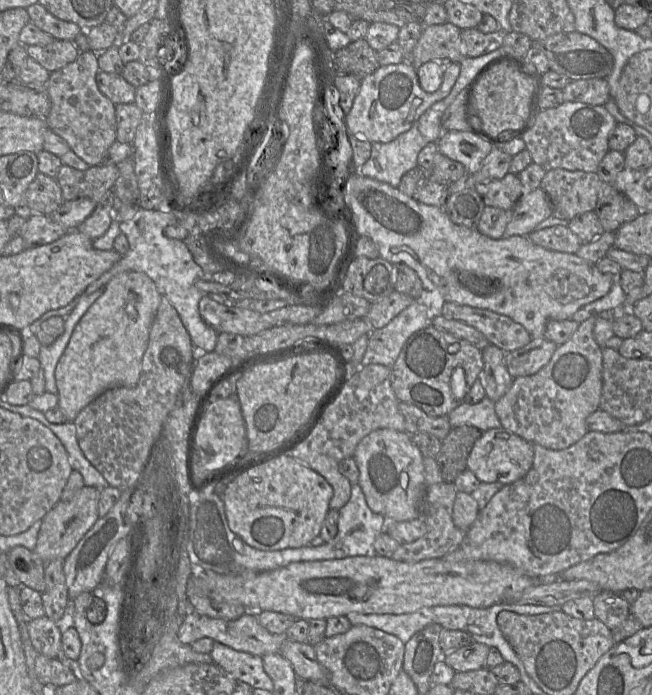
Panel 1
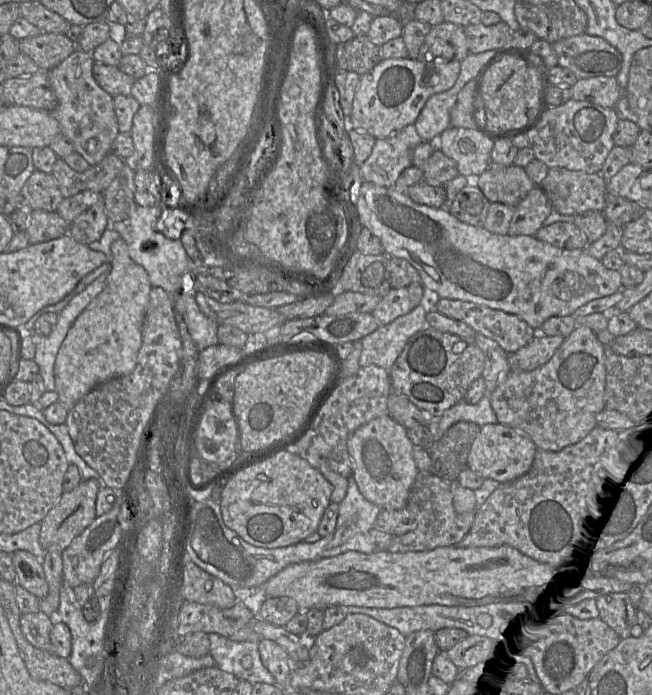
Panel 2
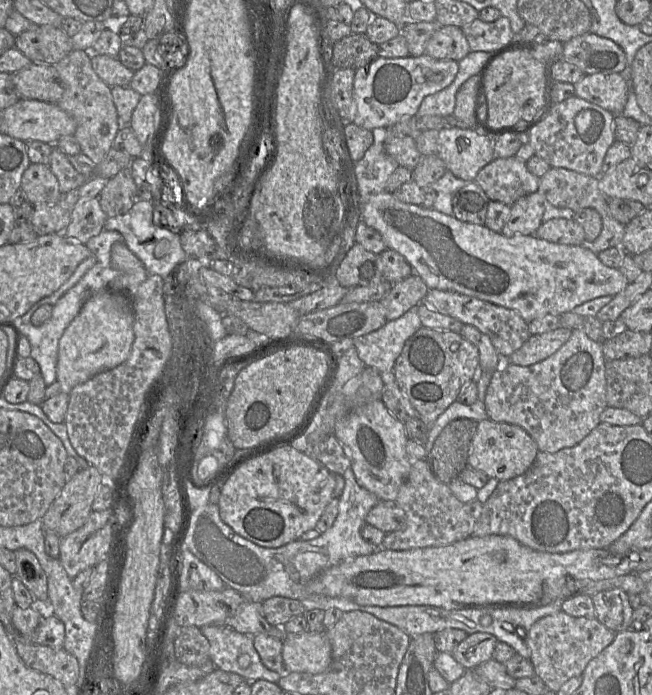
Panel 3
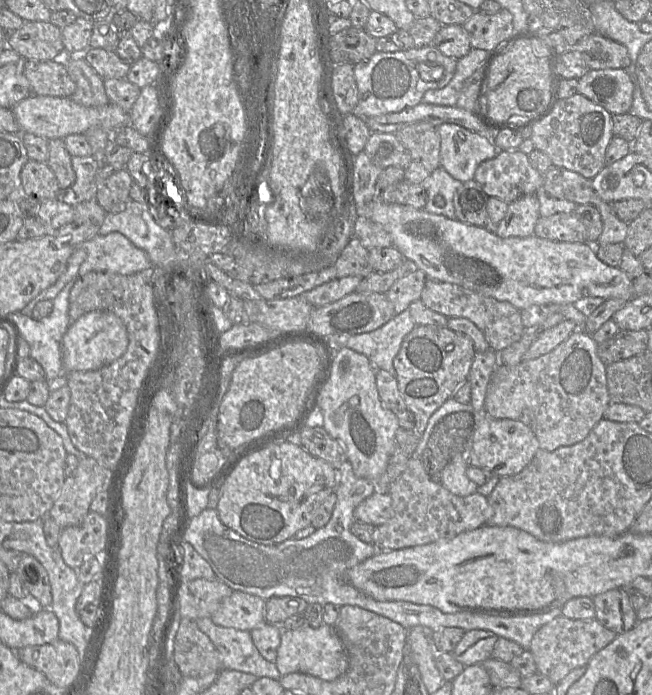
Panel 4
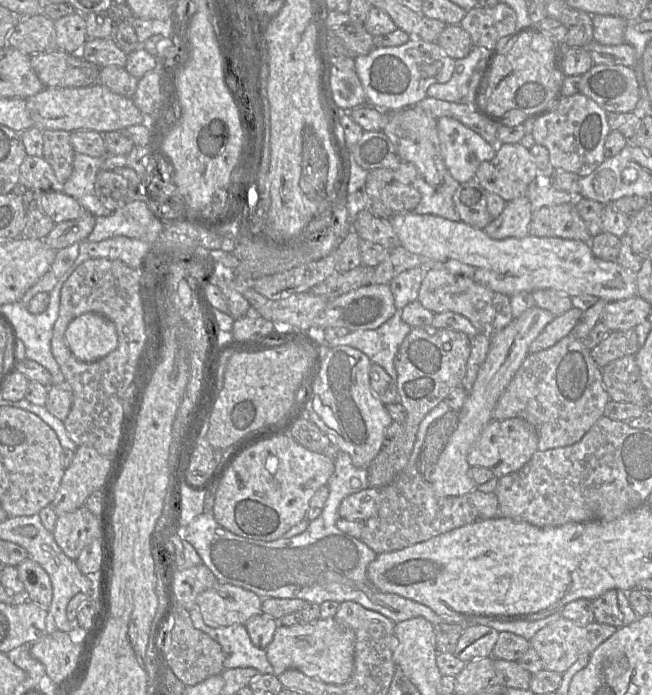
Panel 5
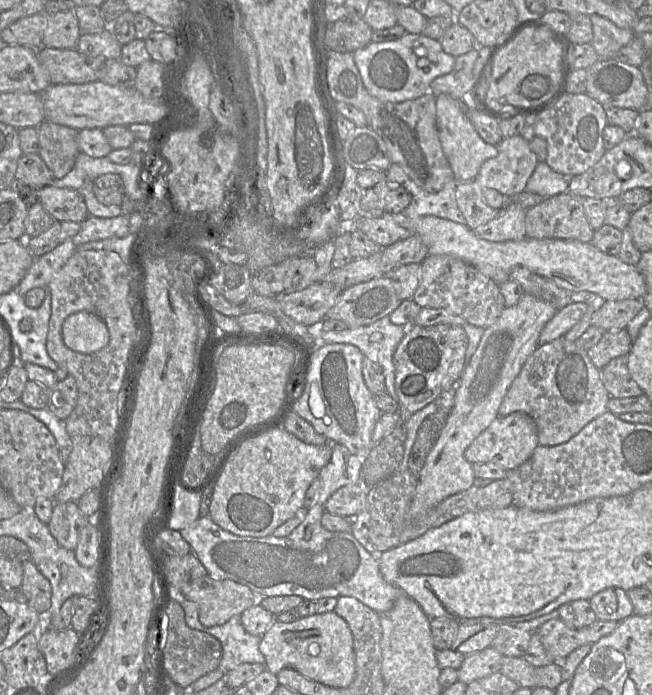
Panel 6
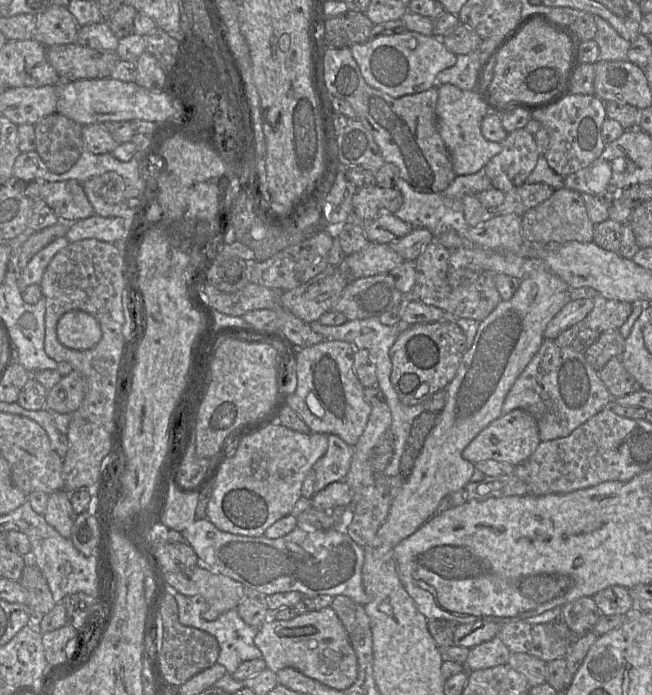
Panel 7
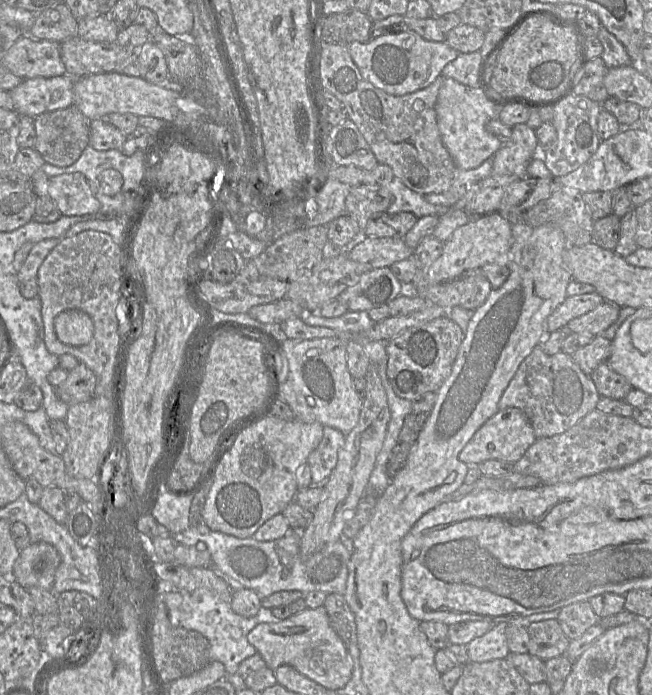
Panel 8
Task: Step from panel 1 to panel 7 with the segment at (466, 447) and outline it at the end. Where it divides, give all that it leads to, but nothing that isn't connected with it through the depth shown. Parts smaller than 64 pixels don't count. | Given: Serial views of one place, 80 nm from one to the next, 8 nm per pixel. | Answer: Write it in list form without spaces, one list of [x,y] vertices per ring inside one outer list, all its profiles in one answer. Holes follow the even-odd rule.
[[[424,411],[413,421],[400,459],[401,476],[406,478],[411,473],[415,461],[423,448],[425,439],[438,422],[438,416],[439,413]]]

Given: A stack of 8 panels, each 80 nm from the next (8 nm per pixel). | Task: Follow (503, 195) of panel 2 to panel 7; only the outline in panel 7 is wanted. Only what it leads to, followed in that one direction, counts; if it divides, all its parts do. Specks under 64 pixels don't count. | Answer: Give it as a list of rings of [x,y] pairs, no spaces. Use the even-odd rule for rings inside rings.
[[[525,128],[509,133],[501,145],[501,152],[488,161],[484,170],[492,187],[507,193],[526,183],[540,153],[534,135]]]

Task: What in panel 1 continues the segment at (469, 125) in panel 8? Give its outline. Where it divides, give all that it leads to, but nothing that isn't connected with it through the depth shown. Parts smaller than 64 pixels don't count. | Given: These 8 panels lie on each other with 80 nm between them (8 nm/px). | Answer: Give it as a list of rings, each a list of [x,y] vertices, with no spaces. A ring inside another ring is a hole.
[[[444,131],[436,142],[439,153],[461,163],[466,174],[475,174],[491,152],[493,145],[471,131]]]

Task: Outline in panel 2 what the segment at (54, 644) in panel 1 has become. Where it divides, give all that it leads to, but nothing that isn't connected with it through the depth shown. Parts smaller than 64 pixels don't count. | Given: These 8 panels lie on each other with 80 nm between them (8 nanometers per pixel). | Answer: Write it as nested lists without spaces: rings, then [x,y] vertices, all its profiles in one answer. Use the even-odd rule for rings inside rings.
[[[42,611],[22,614],[20,626],[25,638],[39,649],[54,654],[54,649],[50,641],[50,632],[55,619],[49,617]]]

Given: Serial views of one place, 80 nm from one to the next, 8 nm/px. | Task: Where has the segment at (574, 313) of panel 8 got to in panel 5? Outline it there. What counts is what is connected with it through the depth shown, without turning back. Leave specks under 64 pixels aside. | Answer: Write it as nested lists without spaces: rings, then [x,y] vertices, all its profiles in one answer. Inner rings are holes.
[[[573,307],[567,312],[556,316],[531,343],[529,354],[545,350],[568,336],[579,322],[583,311]]]

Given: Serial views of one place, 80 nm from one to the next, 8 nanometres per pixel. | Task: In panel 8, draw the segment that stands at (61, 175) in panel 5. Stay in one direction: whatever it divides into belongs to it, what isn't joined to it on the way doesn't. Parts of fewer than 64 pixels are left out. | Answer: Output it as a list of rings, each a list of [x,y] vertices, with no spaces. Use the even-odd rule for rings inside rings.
[[[75,106],[42,113],[34,118],[36,142],[34,149],[42,156],[45,162],[58,167],[67,167],[75,163],[90,139],[89,120]]]

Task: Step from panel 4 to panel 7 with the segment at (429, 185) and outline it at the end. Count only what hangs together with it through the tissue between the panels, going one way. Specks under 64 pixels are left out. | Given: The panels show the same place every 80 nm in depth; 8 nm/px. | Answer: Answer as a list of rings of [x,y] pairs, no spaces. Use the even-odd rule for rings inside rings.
[[[401,178],[395,182],[394,187],[403,196],[403,203],[394,215],[414,228],[428,229],[434,239],[448,230],[463,235],[469,228],[464,217],[462,199],[449,198],[441,192],[419,192]]]

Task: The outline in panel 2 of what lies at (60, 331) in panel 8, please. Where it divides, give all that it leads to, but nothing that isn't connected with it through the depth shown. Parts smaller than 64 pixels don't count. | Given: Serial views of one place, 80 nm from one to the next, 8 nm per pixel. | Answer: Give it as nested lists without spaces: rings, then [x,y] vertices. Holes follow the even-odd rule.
[[[122,237],[112,243],[111,251],[112,269],[105,288],[78,316],[56,356],[54,377],[59,396],[58,402],[67,411],[70,411],[82,397],[96,386],[108,380],[128,375],[136,366],[138,352],[142,344],[142,325],[153,286],[145,268],[131,259],[128,245]]]

